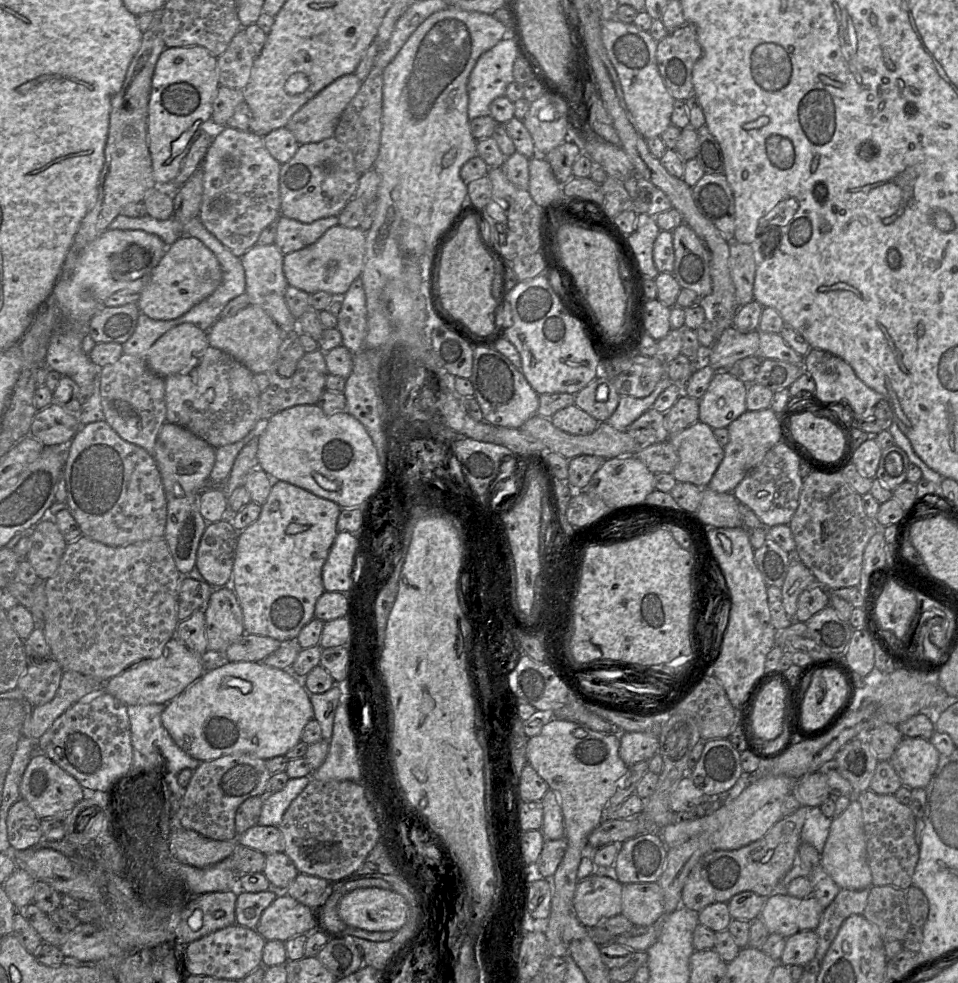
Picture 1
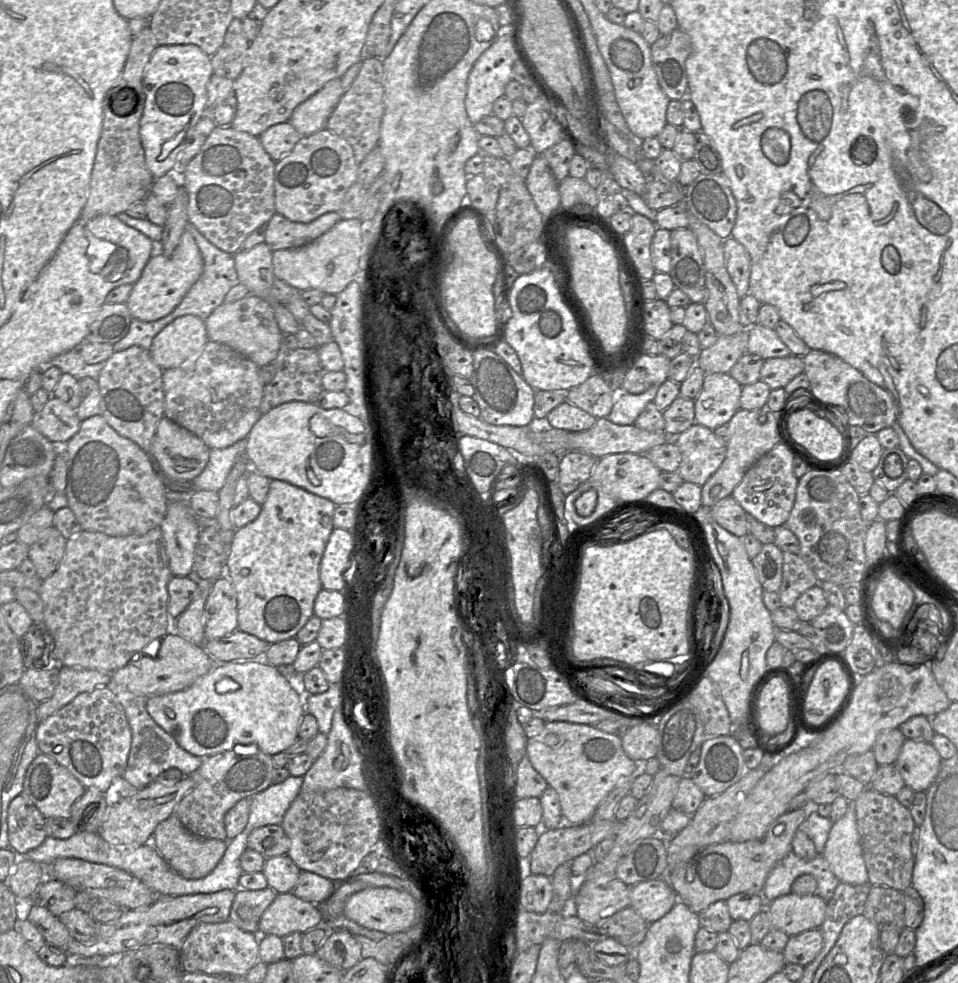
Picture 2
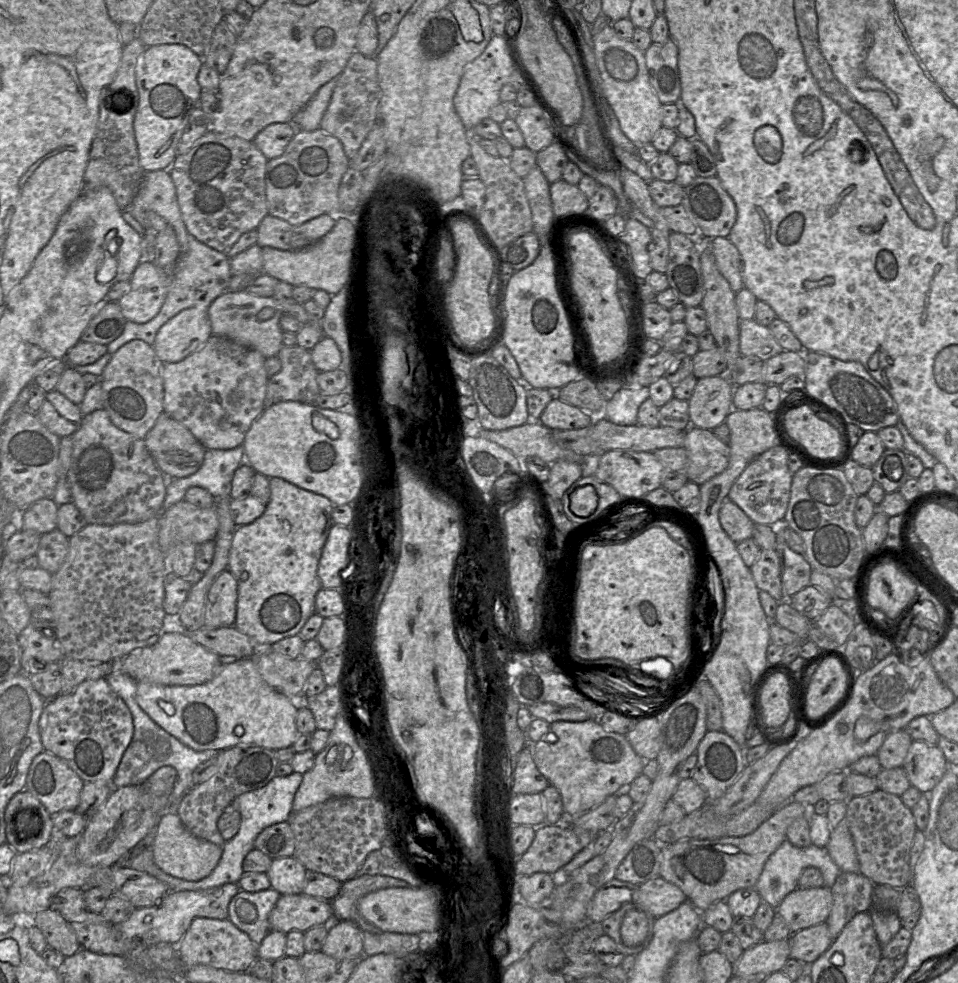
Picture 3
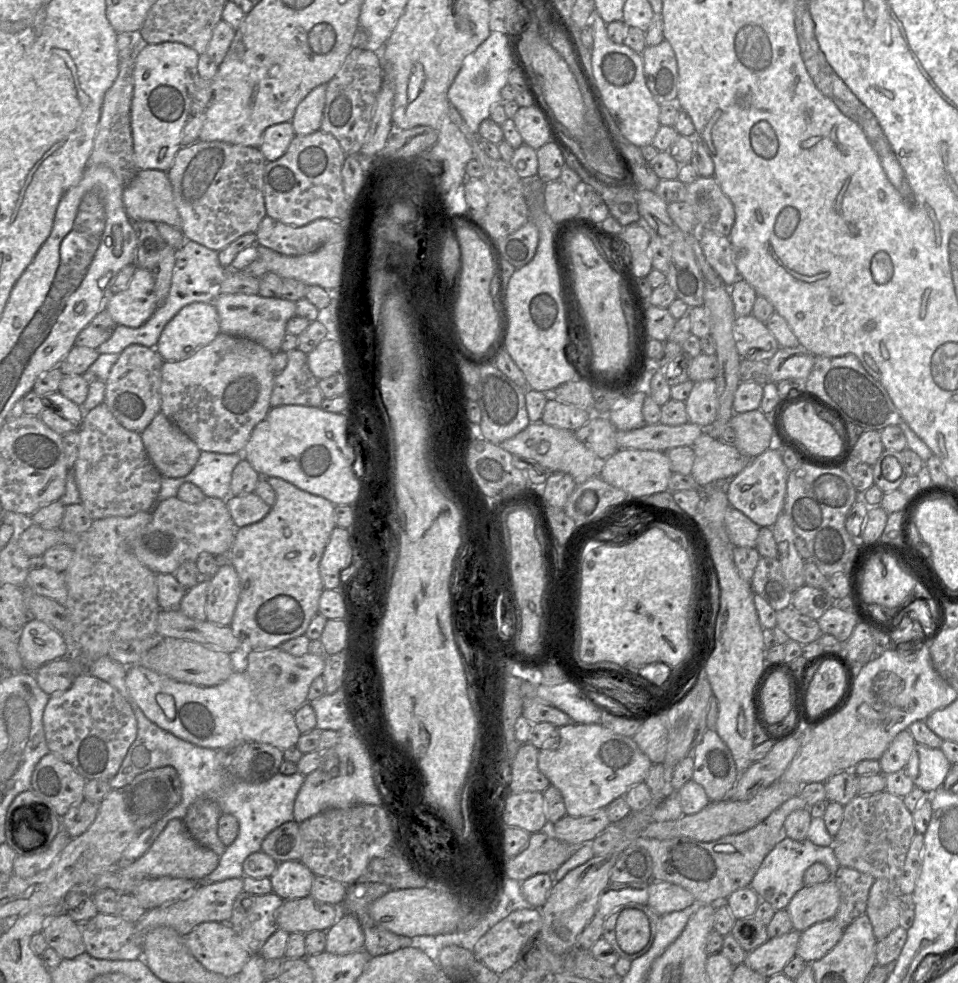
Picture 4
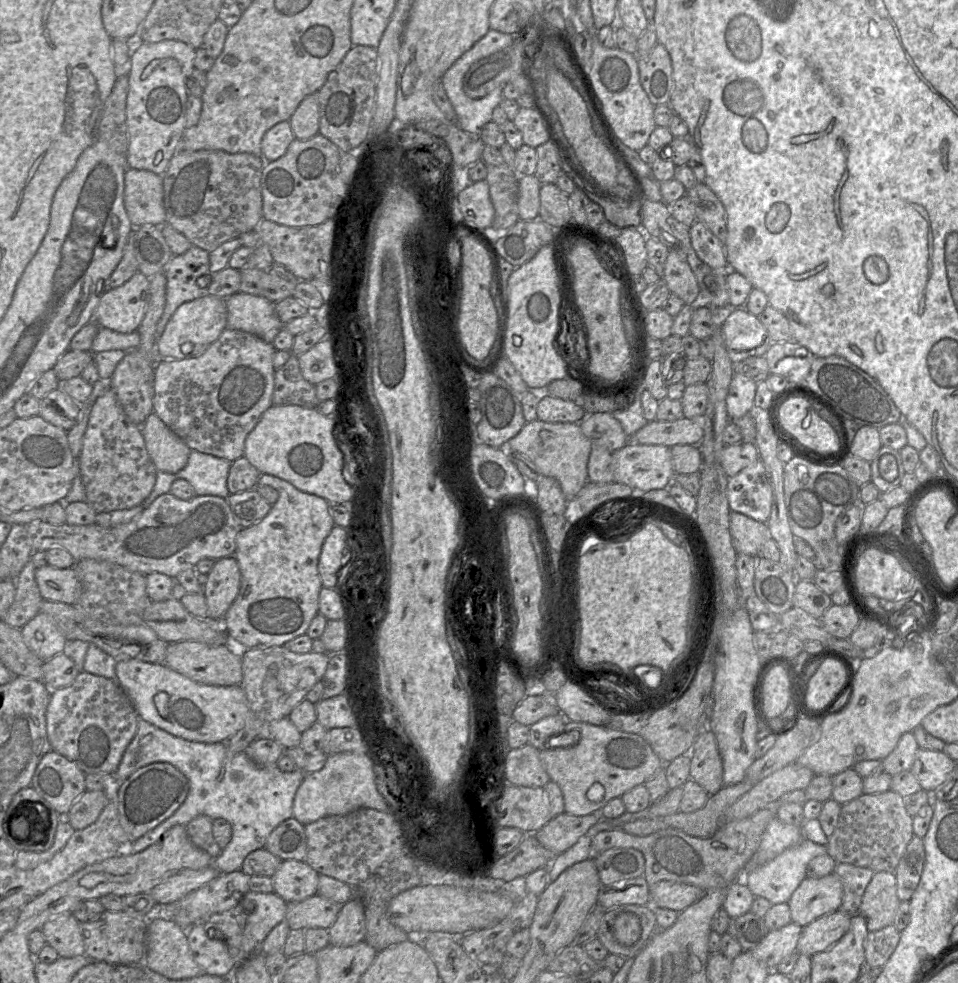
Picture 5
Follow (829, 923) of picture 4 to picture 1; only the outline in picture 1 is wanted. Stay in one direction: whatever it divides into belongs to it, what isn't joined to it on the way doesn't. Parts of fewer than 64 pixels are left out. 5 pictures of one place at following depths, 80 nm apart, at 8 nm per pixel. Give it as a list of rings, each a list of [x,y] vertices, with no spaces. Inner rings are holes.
[[[806,930],[786,938],[786,945],[780,958],[784,966],[806,966],[816,955],[818,935],[815,930]]]

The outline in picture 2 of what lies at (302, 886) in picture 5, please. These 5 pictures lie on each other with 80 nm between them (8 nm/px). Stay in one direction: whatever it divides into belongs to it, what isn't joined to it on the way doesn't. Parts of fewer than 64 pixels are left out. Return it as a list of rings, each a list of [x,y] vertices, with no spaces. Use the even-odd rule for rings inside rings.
[[[288,855],[267,858],[261,871],[268,887],[277,894],[292,892],[297,885],[301,870]]]

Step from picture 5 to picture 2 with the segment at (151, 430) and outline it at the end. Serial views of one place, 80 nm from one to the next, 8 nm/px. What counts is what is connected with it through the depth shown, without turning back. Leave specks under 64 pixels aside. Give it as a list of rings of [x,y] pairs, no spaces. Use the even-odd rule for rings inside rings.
[[[163,417],[151,442],[150,457],[153,457],[163,476],[173,481],[192,482],[205,469],[210,449],[196,435],[177,423]]]

